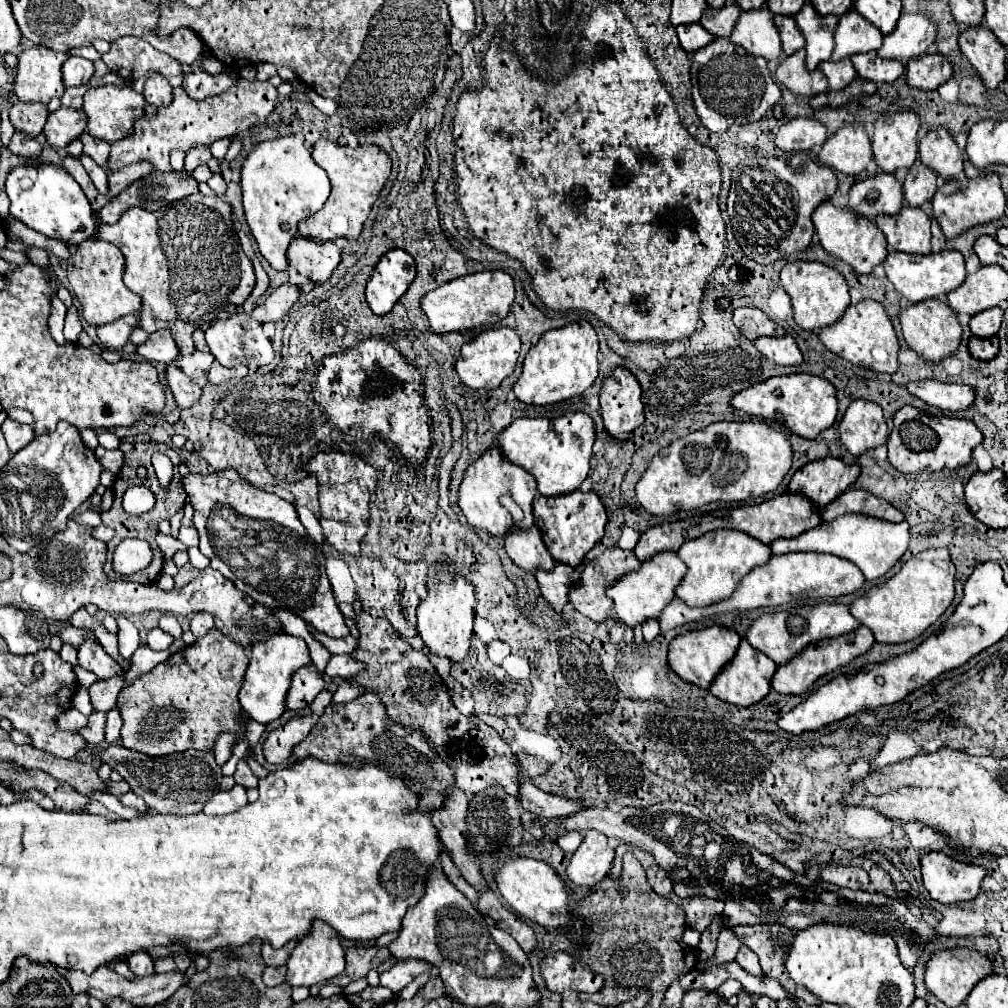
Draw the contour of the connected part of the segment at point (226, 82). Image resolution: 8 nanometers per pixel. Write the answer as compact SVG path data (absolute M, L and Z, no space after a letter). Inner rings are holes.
M198 70L198 72L190 72L190 74L184 74L184 90L192 96L192 98L198 98L198 100L204 100L208 96L216 96L224 90L228 90L232 84L236 82L236 78L230 74L230 70L226 72L220 72L216 76L204 72L204 70Z

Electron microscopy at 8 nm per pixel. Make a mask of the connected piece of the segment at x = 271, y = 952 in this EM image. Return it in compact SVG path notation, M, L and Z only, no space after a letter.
M264 942L264 944L262 944L262 958L264 958L264 962L266 962L268 966L280 968L280 966L284 966L284 964L288 962L294 946L296 946L296 942L288 942L286 946L282 946L282 948L276 950L276 948L272 948L268 942Z

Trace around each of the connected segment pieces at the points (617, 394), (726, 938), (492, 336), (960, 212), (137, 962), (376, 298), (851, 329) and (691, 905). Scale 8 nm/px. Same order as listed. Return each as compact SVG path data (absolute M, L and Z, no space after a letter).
M616 368L612 376L604 380L600 390L600 414L606 432L614 440L626 442L634 428L644 422L640 396L642 388L634 374L626 368Z
M723 927L718 934L718 948L716 948L716 954L706 960L706 962L698 962L698 968L704 970L712 964L726 964L730 960L736 958L738 954L738 948L742 946L742 940L736 936L736 932L730 927Z
M492 328L484 330L478 338L472 342L466 342L462 346L460 358L456 360L454 368L460 376L460 380L472 388L472 390L496 390L500 382L514 372L516 360L520 352L520 338L512 328Z
M988 174L976 180L954 180L936 190L932 198L932 210L934 210L934 218L938 220L946 240L954 240L958 234L966 232L972 226L1000 220L1006 210L1006 196L1000 188L1000 178L996 174Z
M136 952L128 958L128 966L132 970L132 974L136 978L142 978L142 976L150 976L154 974L154 964L152 964L152 958L146 954L146 952Z
M400 248L386 252L376 264L376 270L366 286L366 302L372 312L378 316L388 314L394 304L406 294L414 278L416 262L408 252Z
M862 300L858 304L848 306L844 316L836 324L820 330L820 340L830 352L846 358L854 366L862 366L886 374L894 374L898 370L900 344L890 318L886 316L882 304L876 300Z
M678 898L676 904L684 908L688 926L698 932L708 930L714 918L724 916L724 902L714 898L684 898L684 900Z

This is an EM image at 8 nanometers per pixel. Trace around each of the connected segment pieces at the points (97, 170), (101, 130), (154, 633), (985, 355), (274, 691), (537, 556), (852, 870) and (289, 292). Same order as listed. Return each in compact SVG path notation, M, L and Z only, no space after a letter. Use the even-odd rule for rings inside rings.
M82 154L80 160L82 160L86 172L90 174L94 186L98 188L98 192L106 196L106 194L108 194L108 174L106 174L106 170L100 168L100 166L96 166L96 162L94 162L90 156L86 156L86 154Z
M108 84L108 86L98 86L98 88L92 88L84 94L84 106L82 106L82 112L86 114L88 118L88 124L86 124L86 132L94 138L100 138L100 140L106 140L106 142L118 142L126 136L132 134L134 130L134 122L140 120L144 116L144 96L134 92L132 88L128 86L116 86L116 84Z
M154 628L154 630L148 632L148 646L152 650L166 650L172 642L174 642L174 638L160 628Z
M972 336L968 348L976 360L992 360L998 354L998 338L996 336L992 336L992 338Z
M280 632L280 634L274 634L272 638L266 638L264 642L256 642L250 650L250 664L248 664L246 678L244 678L244 684L240 690L240 704L242 704L244 712L260 724L268 724L268 722L280 718L282 712L286 710L284 698L290 688L292 674L298 668L306 666L308 662L310 662L308 646L302 638Z
M532 526L528 532L514 528L506 538L504 538L504 548L512 562L526 570L526 572L536 572L536 570L554 570L556 562L550 558L550 552L546 550L540 530Z
M828 864L826 868L820 870L820 880L836 886L852 888L852 890L858 890L858 888L866 890L870 884L866 870L858 866L834 866L834 864Z
M282 284L280 288L276 288L268 298L266 298L266 302L264 304L260 304L260 306L256 306L254 310L252 310L252 318L256 318L258 322L276 322L276 320L280 320L290 308L292 308L292 304L298 300L302 296L302 290L300 290L300 286L296 286L296 284Z

